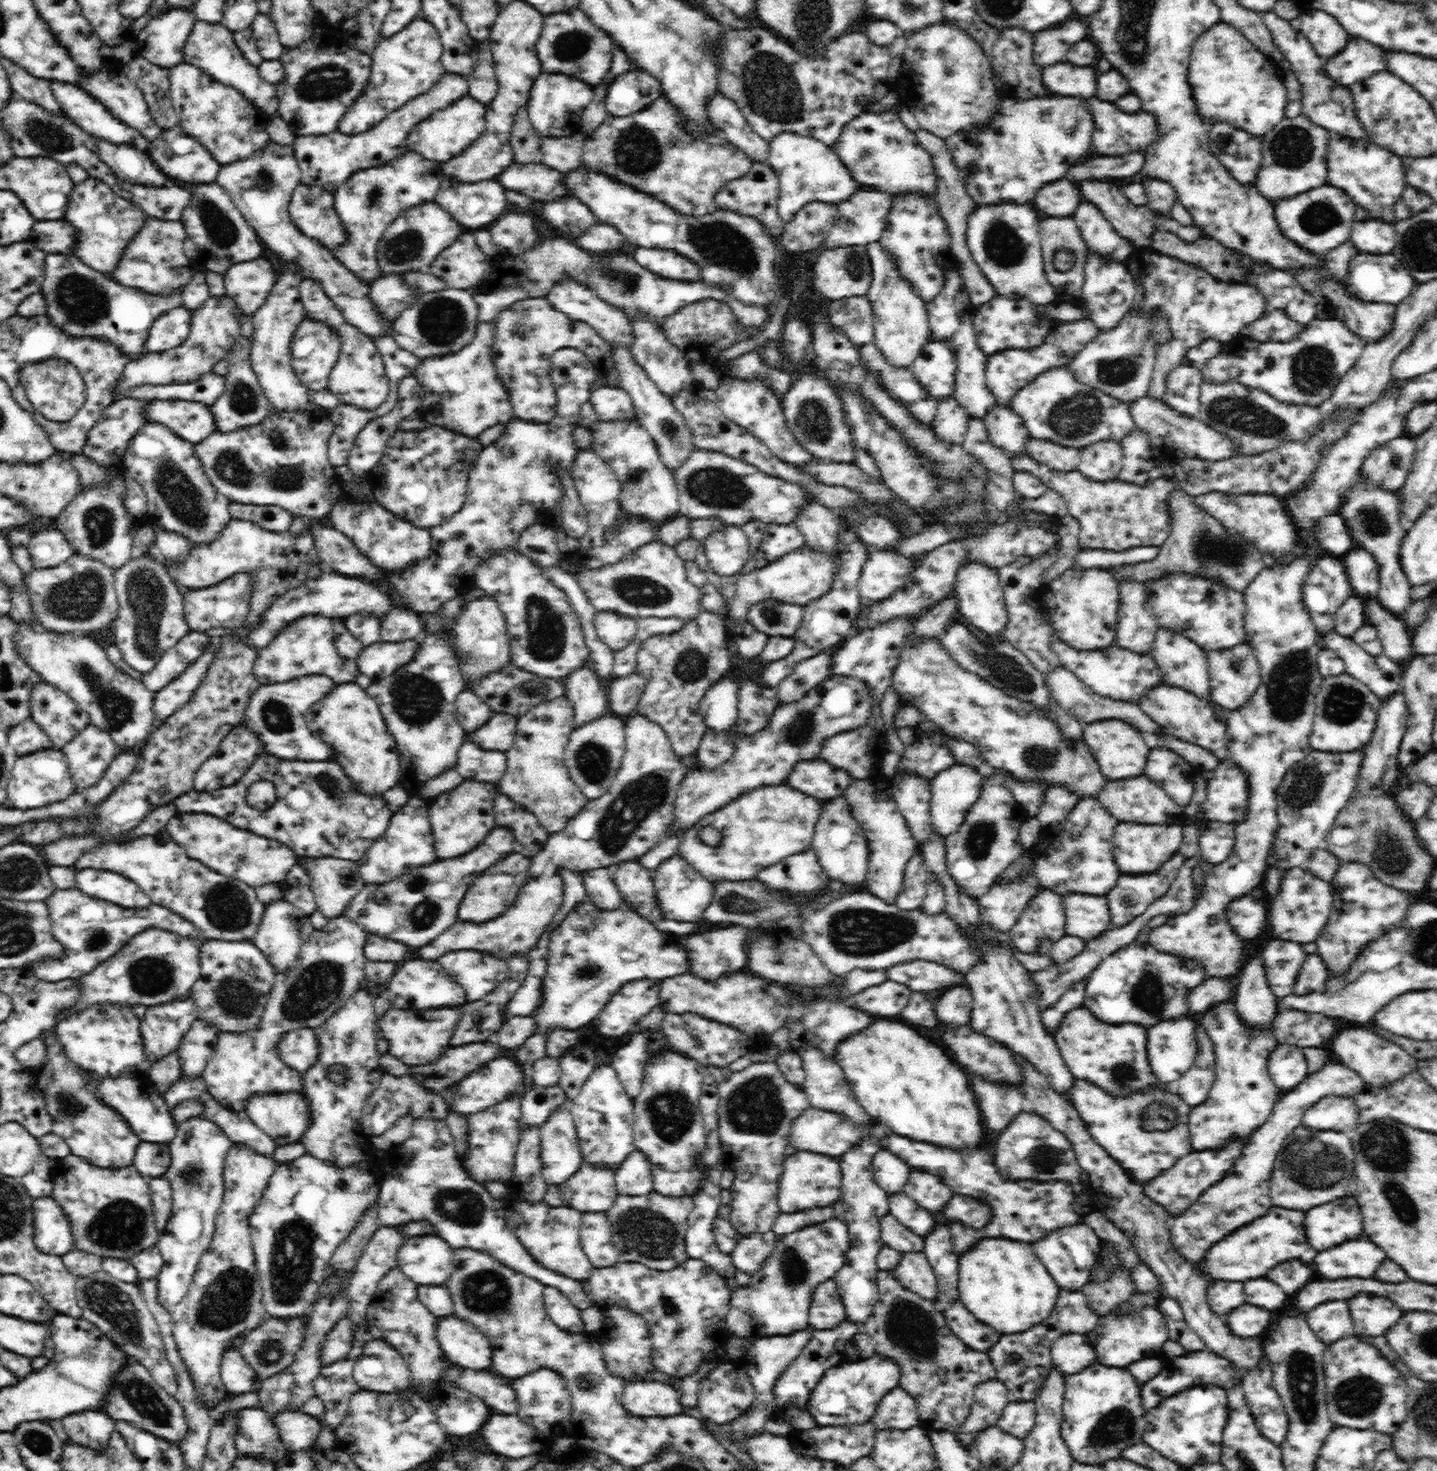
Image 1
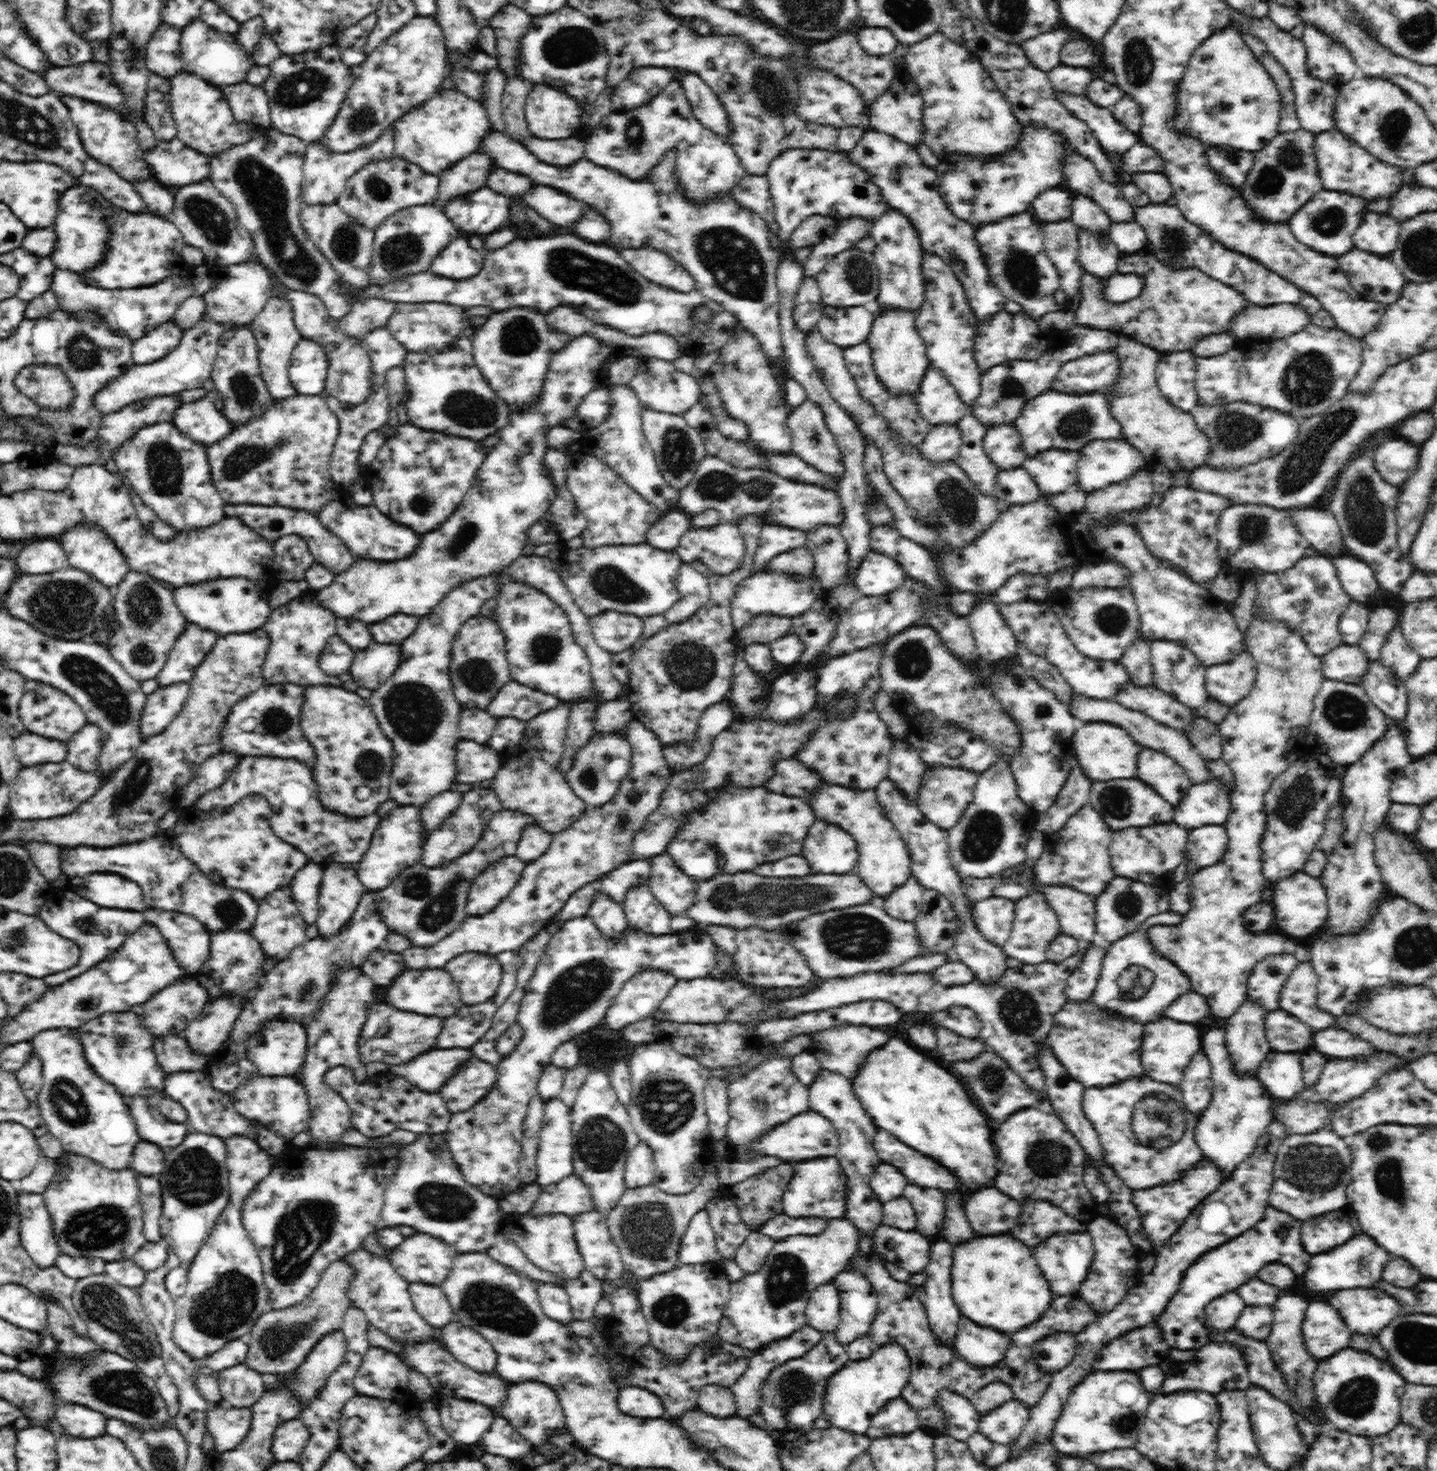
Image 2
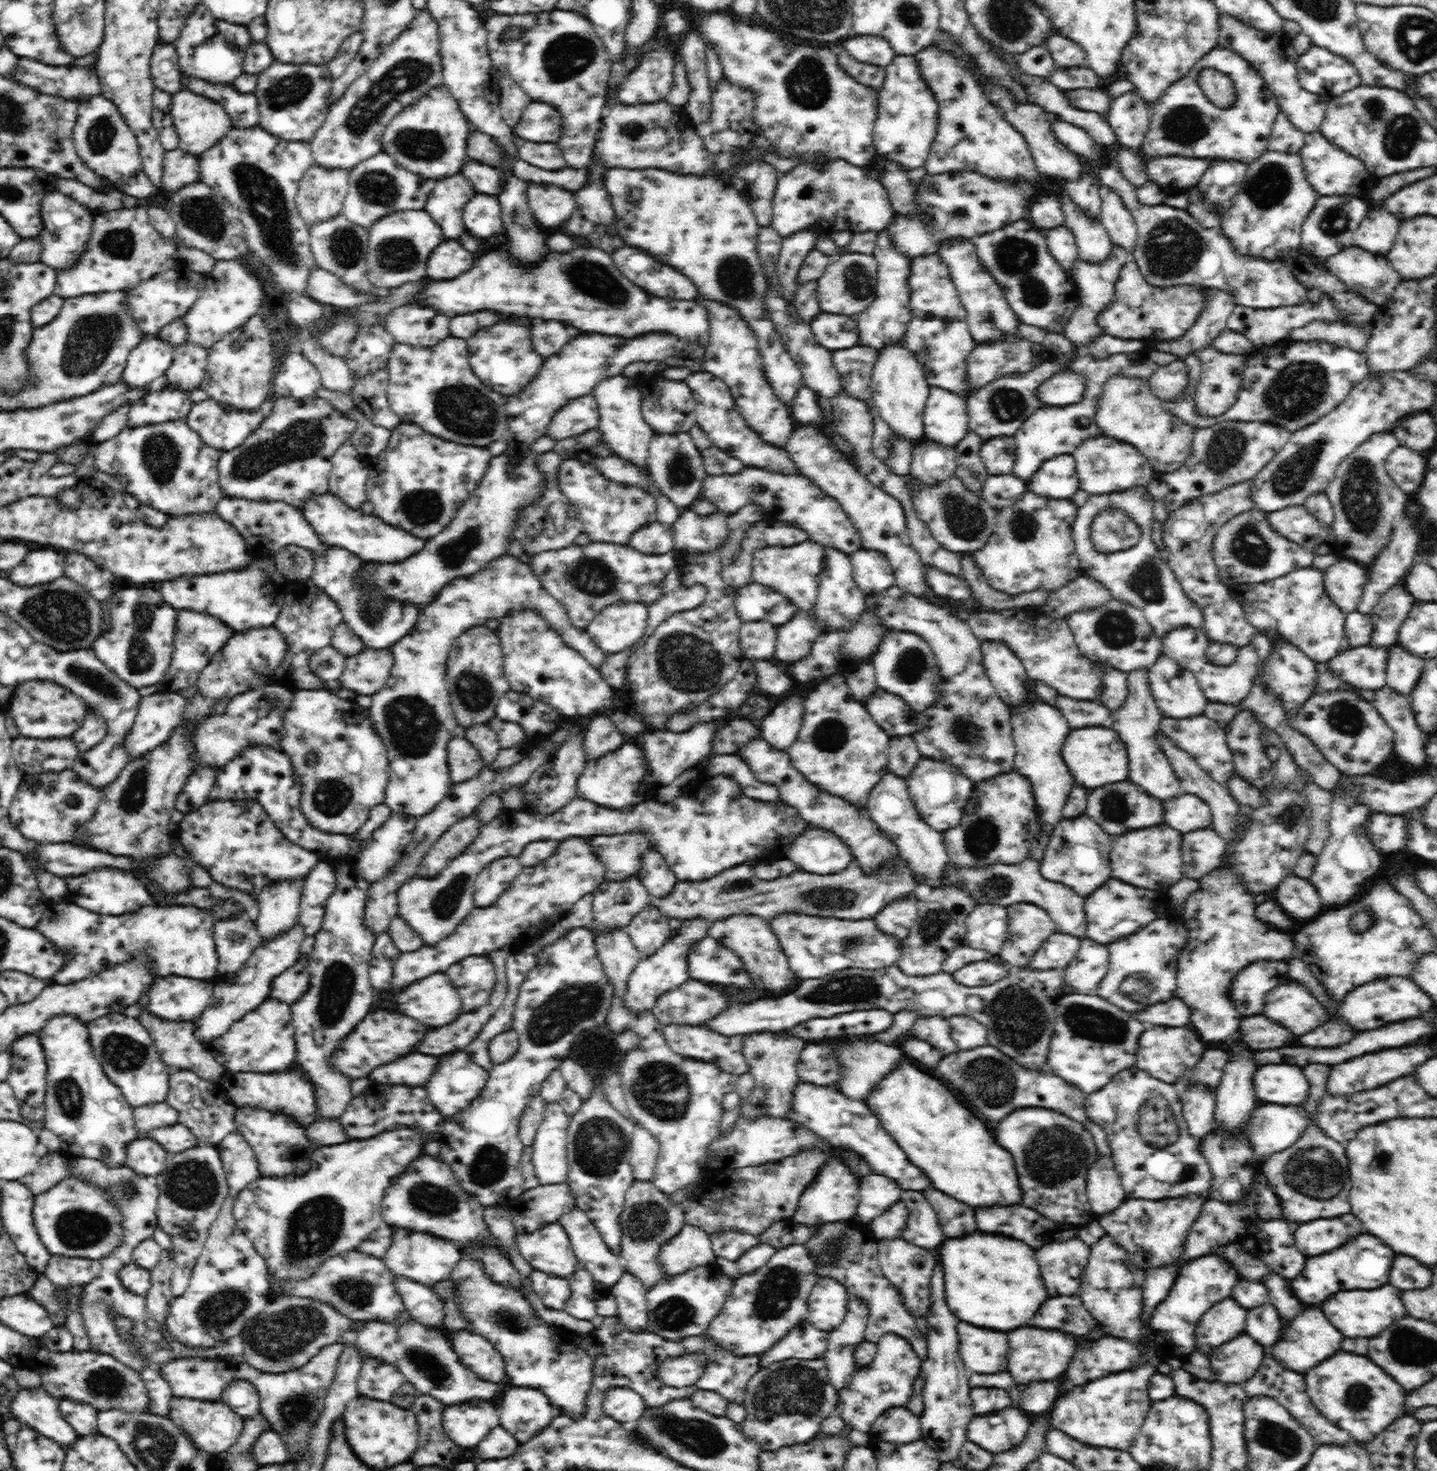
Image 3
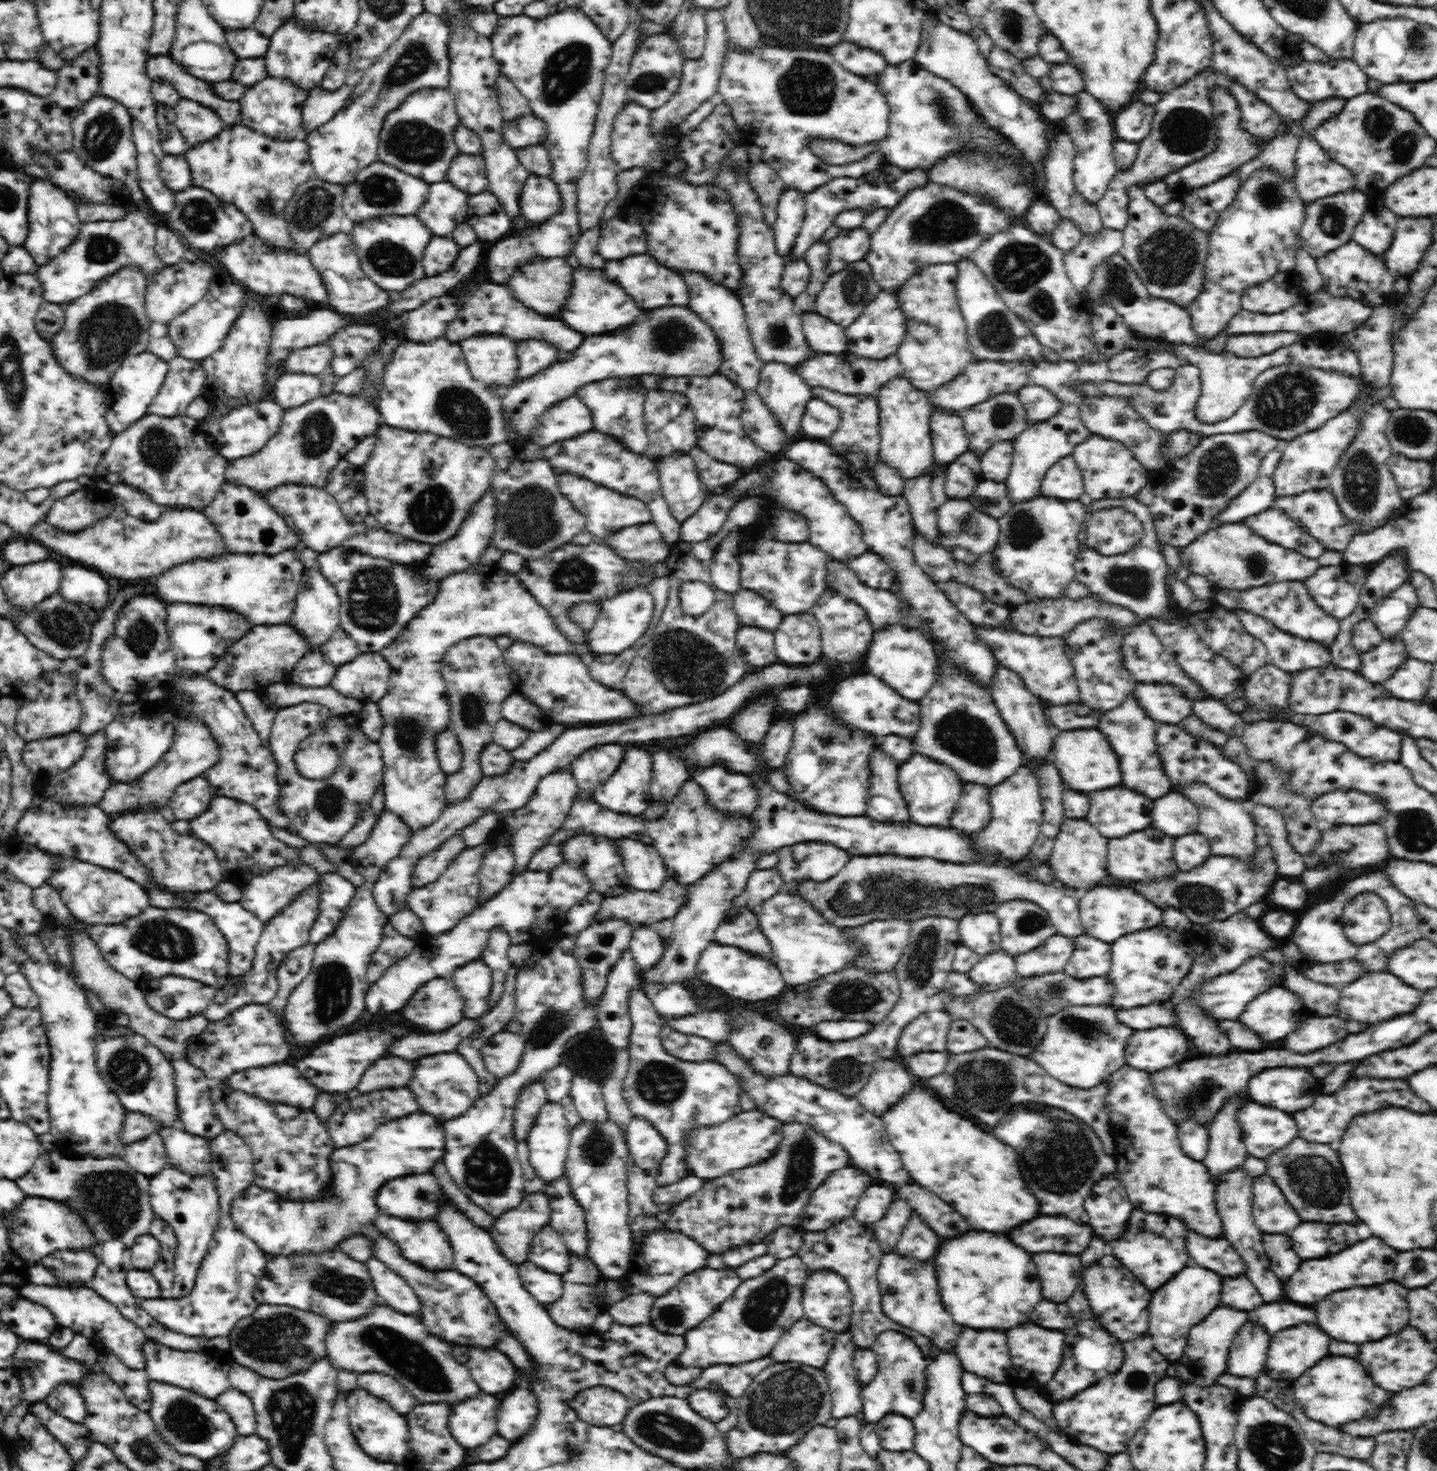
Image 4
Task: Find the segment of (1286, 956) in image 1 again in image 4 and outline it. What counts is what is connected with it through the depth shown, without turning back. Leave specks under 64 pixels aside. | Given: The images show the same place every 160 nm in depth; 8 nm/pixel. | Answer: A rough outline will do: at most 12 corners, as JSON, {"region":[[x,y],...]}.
{"region":[[1263,958],[1212,978],[1197,993],[1214,1019],[1236,1021],[1274,984]]}

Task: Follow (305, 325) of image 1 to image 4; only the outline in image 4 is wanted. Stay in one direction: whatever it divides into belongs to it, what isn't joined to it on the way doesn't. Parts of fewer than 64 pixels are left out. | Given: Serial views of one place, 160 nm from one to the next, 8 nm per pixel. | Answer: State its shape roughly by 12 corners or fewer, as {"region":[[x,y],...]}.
{"region":[[283,374],[274,401],[284,410],[322,396],[318,375]]}

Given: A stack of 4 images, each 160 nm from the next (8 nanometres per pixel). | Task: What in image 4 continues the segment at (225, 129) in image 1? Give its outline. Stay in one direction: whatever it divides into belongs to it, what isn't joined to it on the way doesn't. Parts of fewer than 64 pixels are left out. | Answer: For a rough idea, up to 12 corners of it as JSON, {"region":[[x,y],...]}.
{"region":[[192,99],[174,107],[190,145],[220,134],[226,124],[212,107]]}

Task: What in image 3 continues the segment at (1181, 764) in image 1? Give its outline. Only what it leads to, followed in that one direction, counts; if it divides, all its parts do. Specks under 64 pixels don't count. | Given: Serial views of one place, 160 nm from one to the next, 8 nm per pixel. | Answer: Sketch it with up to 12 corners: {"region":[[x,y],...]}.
{"region":[[1147,670],[1127,675],[1128,696],[1109,725],[1124,738],[1127,780],[1154,798],[1181,794],[1157,742],[1162,713]]}

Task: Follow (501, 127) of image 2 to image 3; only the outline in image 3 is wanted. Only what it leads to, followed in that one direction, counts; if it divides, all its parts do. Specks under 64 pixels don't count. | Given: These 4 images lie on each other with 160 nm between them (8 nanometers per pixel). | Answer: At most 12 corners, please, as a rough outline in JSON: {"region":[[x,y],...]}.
{"region":[[514,136],[516,156],[542,170],[565,168],[553,142],[522,142]]}

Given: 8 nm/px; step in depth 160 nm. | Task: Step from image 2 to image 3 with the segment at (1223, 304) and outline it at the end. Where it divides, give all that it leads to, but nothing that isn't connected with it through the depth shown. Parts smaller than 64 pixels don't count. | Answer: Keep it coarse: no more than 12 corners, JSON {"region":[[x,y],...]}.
{"region":[[1132,260],[1098,315],[1124,340],[1186,334],[1206,308],[1195,284],[1152,286]]}

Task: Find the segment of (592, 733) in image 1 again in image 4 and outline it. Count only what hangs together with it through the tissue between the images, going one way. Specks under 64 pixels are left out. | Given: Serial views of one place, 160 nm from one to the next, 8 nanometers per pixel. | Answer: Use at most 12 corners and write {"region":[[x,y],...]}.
{"region":[[625,750],[620,766],[593,790],[618,814],[641,815],[651,803],[650,750]]}

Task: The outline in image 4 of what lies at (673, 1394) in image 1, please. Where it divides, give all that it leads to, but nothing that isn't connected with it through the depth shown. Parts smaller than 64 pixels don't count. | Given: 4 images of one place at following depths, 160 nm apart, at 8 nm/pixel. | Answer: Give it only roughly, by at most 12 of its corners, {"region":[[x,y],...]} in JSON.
{"region":[[596,1386],[571,1404],[584,1422],[616,1427],[631,1402],[620,1392]]}

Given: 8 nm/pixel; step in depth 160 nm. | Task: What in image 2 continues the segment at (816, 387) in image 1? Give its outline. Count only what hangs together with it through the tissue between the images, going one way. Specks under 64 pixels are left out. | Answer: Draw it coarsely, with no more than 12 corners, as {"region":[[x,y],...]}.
{"region":[[818,404],[788,416],[792,454],[841,481],[842,451]]}

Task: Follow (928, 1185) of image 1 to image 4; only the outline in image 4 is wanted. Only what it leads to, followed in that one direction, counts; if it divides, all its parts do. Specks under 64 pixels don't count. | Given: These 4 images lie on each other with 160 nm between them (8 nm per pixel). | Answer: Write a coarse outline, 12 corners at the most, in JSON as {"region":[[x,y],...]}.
{"region":[[913,1211],[895,1251],[924,1262],[940,1238]]}

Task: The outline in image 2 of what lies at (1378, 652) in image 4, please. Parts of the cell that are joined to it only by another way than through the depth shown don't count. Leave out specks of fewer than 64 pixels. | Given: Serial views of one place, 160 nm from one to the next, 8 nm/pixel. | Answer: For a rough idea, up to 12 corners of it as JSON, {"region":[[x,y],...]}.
{"region":[[1358,645],[1323,657],[1326,679],[1362,686],[1369,658]]}

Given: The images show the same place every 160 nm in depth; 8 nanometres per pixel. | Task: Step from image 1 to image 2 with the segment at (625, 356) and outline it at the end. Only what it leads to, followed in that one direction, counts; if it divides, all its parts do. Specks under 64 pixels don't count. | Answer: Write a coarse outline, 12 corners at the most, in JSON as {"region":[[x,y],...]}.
{"region":[[644,409],[658,471],[680,492],[707,455],[682,415]]}

